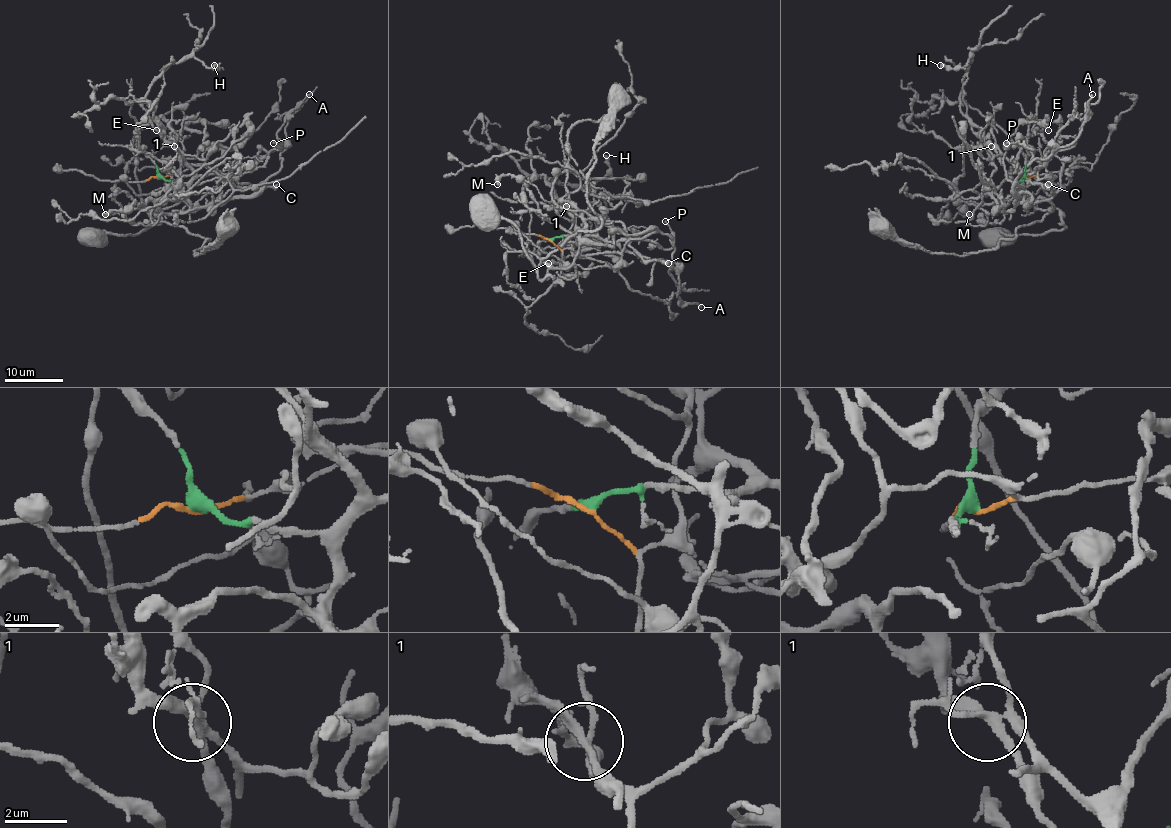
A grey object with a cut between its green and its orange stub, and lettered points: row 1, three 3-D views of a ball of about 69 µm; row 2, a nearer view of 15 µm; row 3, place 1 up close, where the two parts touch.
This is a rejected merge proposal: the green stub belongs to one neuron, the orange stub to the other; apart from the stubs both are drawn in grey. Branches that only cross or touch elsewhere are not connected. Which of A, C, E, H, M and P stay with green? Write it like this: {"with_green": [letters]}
{"with_green": ["A", "C", "E", "M", "P"]}

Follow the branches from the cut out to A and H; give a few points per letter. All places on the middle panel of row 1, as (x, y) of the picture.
A: (550, 241), (556, 237), (597, 235), (645, 259), (663, 259), (676, 265), (678, 297), (701, 307)
H: (550, 241), (565, 248), (572, 221), (546, 181), (587, 186), (606, 174), (606, 155)

